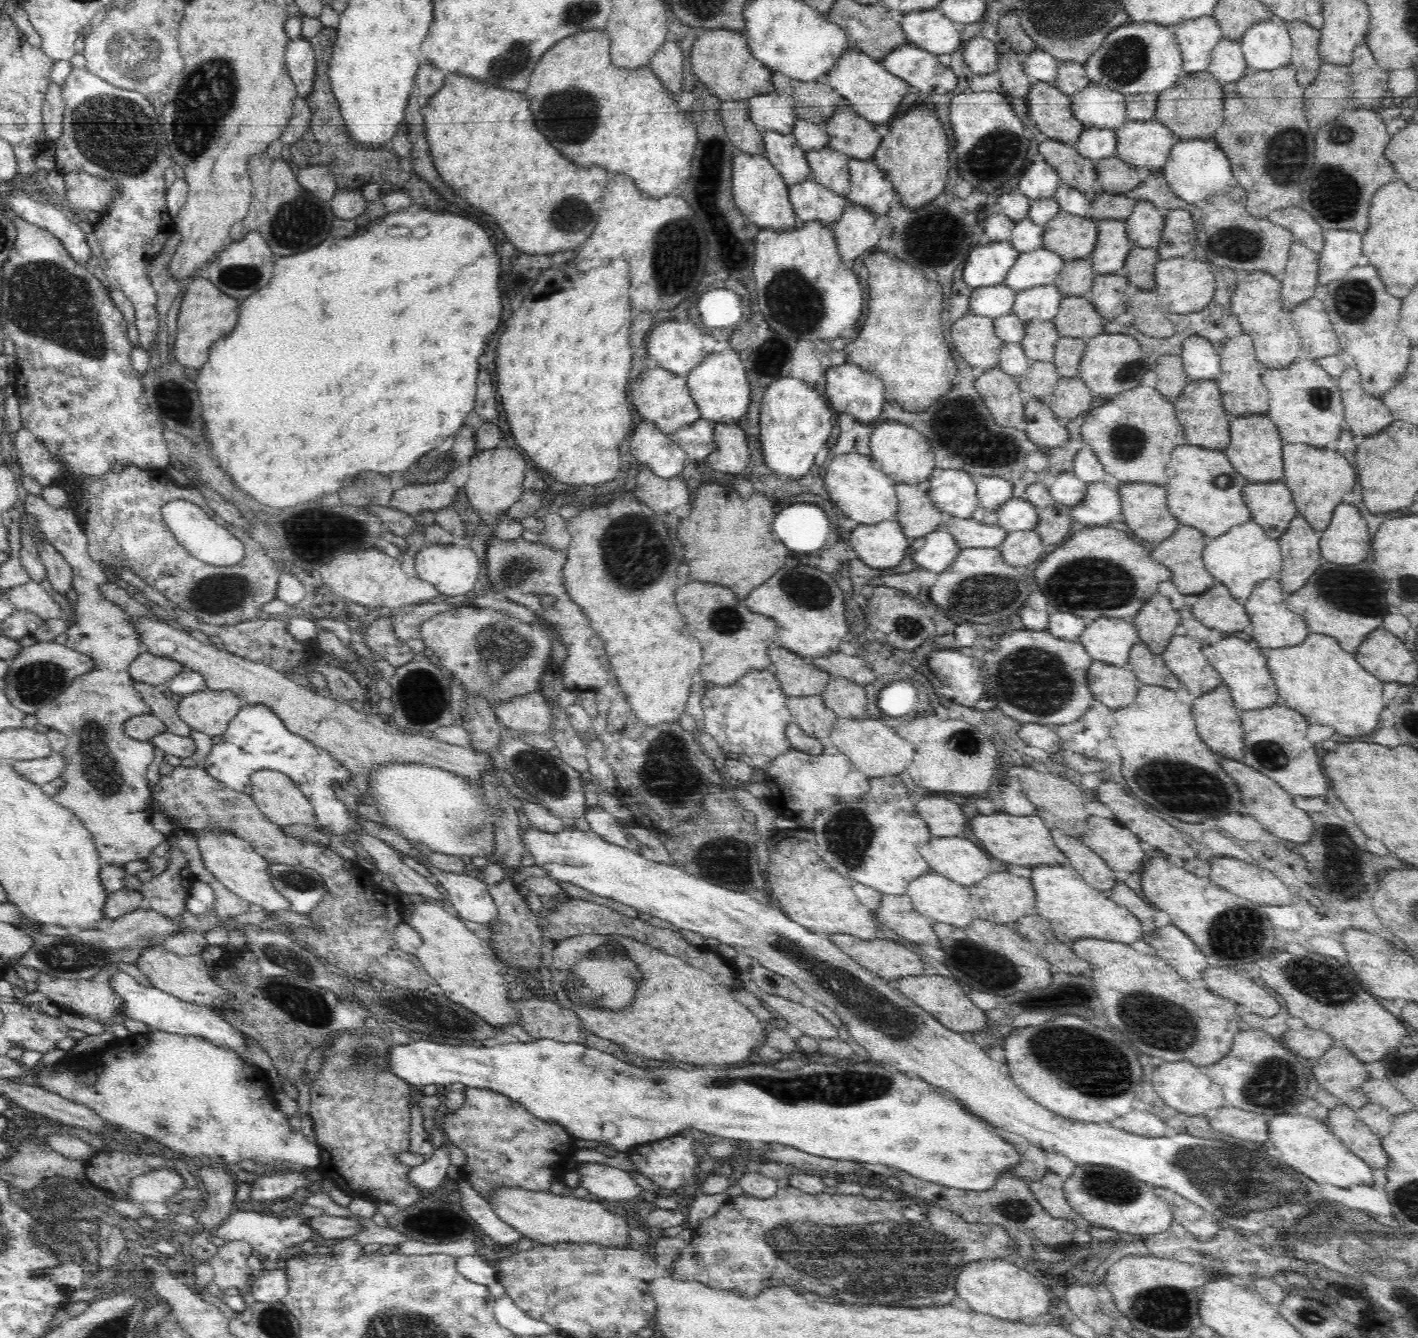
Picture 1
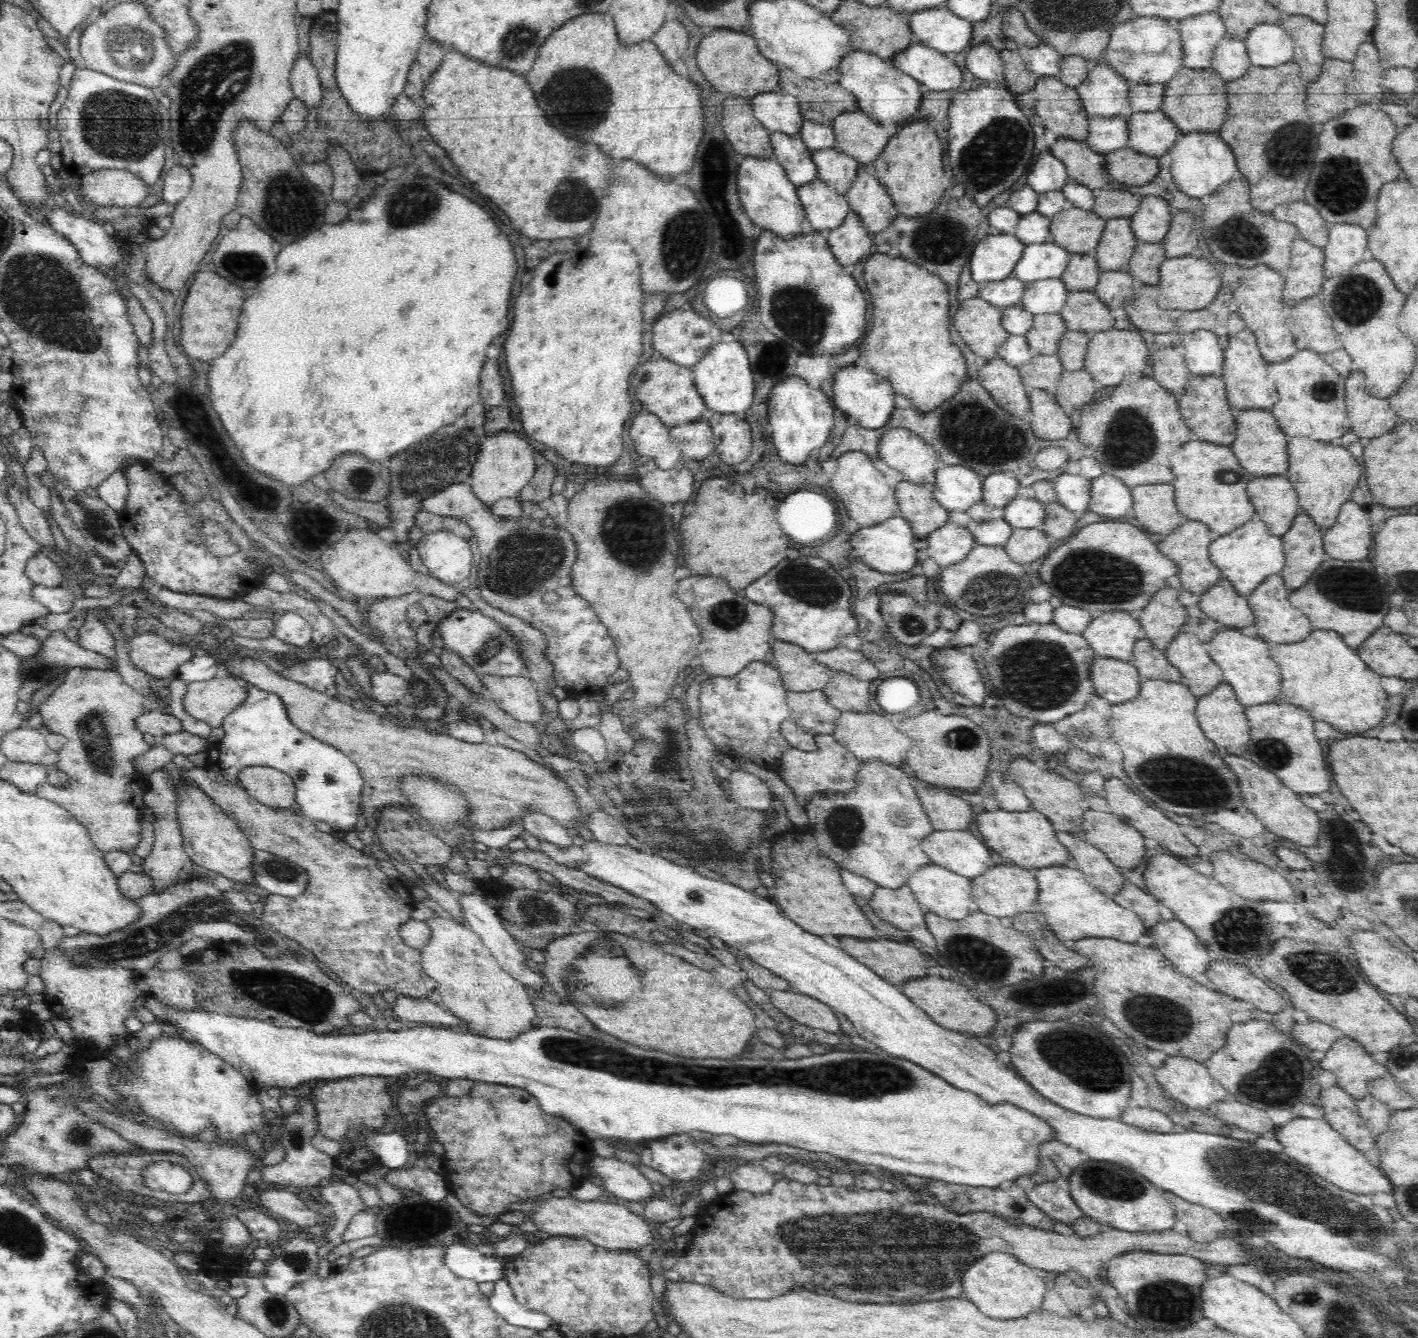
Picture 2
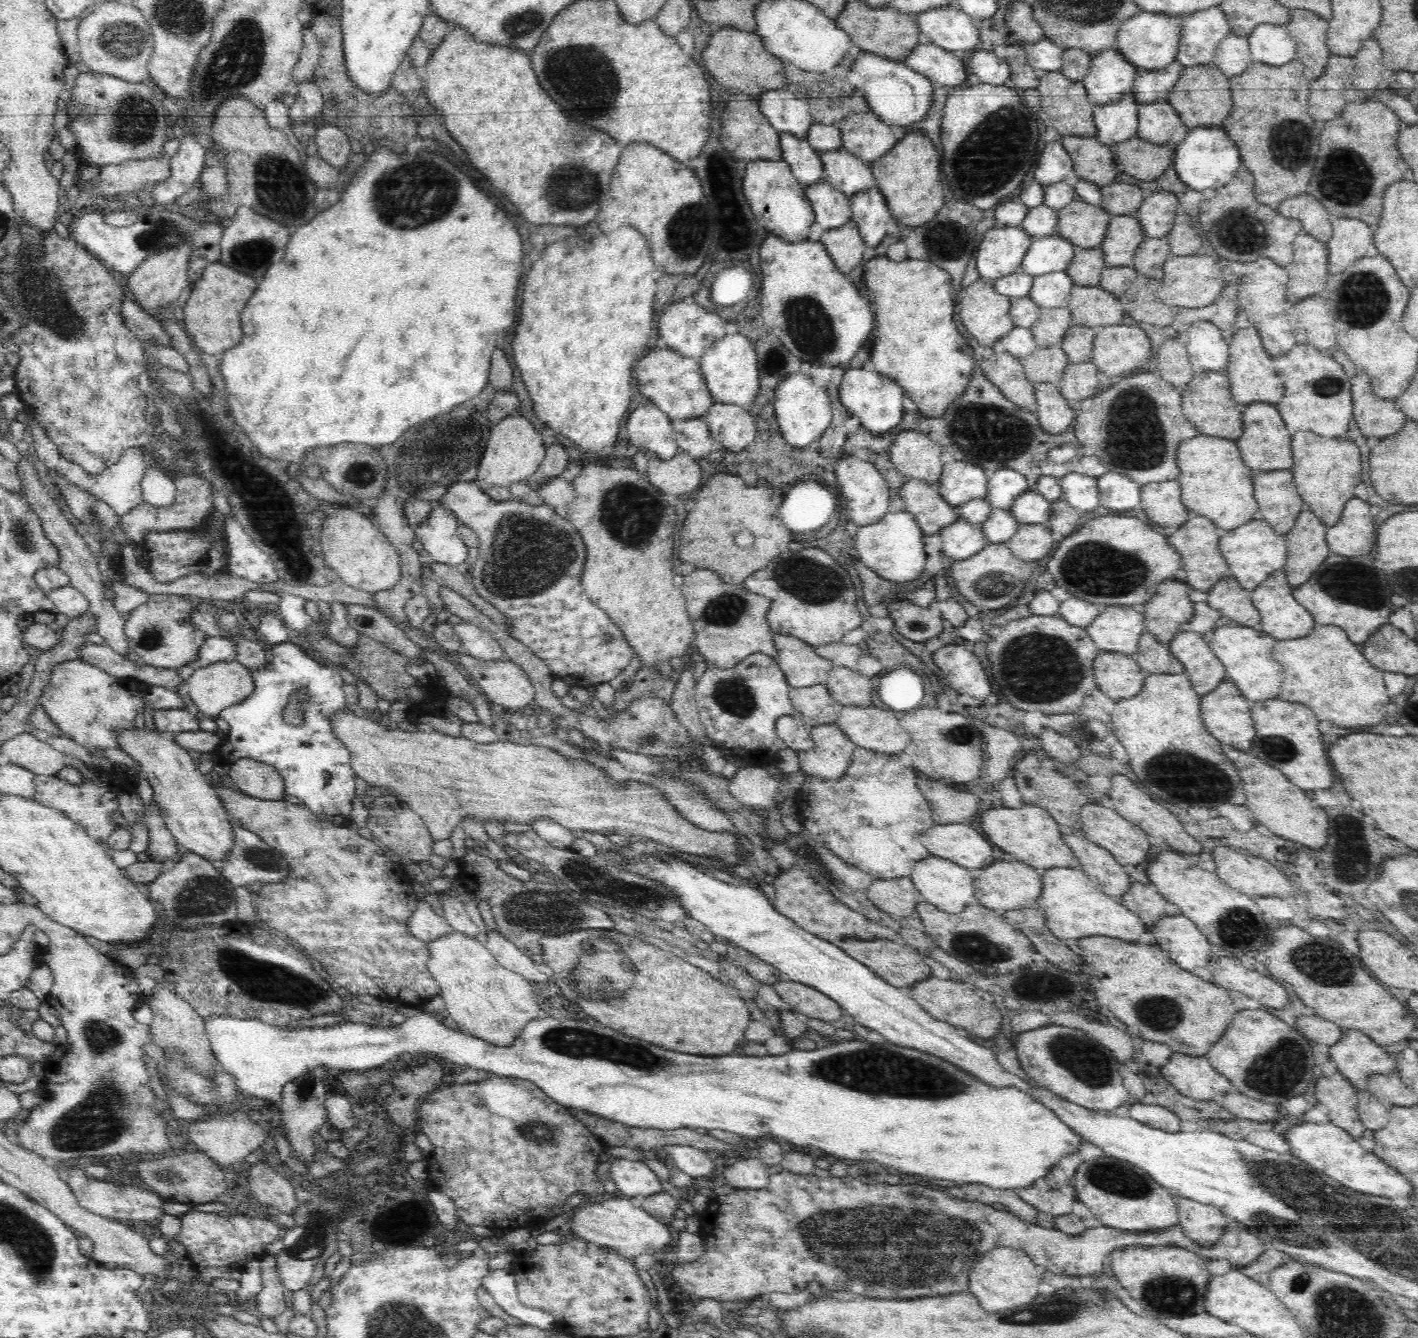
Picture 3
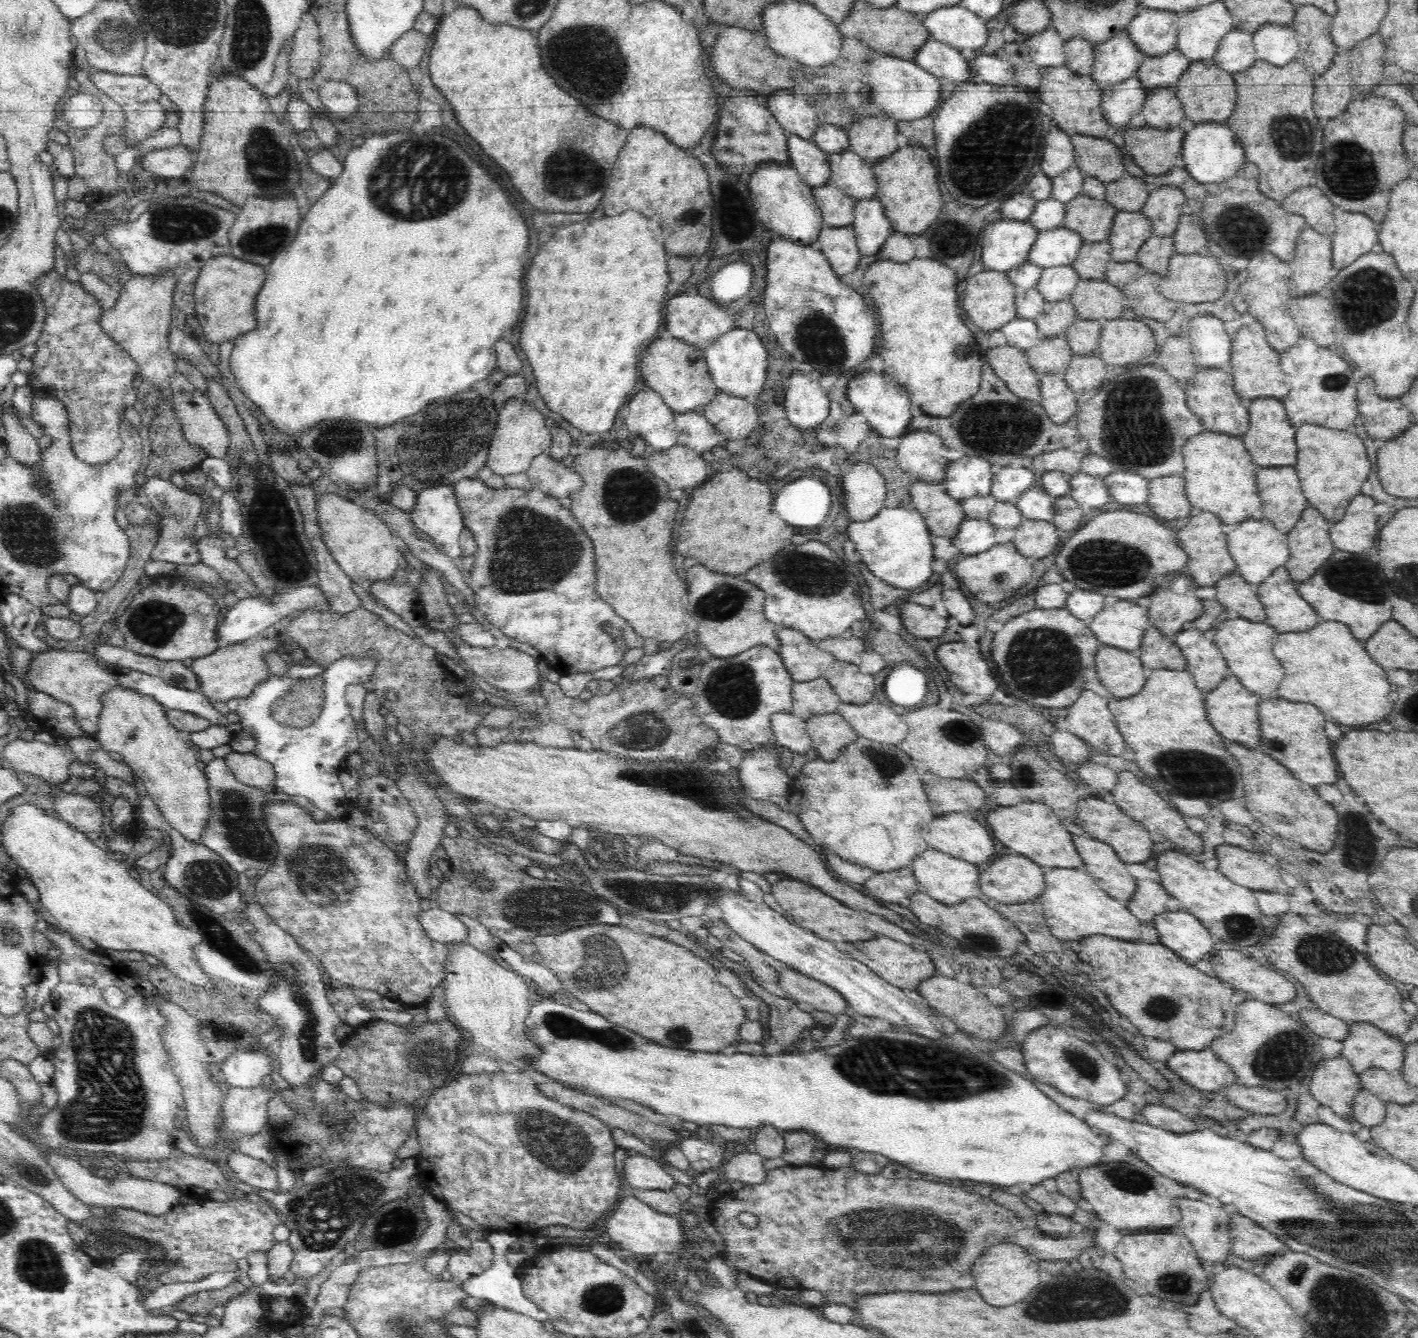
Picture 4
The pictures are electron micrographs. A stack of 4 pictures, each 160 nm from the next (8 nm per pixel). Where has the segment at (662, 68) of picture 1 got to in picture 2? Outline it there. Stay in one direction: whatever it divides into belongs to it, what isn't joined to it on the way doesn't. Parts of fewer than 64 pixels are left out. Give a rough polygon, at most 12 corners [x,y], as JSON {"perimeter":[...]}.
{"perimeter":[[670,16],[651,40],[668,64],[680,63],[688,32]]}

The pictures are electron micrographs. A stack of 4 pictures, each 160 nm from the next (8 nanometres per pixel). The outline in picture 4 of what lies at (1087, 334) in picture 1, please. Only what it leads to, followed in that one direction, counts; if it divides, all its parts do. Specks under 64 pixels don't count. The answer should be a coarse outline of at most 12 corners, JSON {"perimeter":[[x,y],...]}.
{"perimeter":[[1105,278],[1080,279],[1068,300],[1082,320],[1110,320],[1128,308]]}

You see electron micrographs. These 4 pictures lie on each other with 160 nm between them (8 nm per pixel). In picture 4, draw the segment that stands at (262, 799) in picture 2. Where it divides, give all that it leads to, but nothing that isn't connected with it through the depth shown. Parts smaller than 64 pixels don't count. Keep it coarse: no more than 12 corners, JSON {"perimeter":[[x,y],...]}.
{"perimeter":[[232,751],[224,758],[236,781],[270,790],[271,762]]}

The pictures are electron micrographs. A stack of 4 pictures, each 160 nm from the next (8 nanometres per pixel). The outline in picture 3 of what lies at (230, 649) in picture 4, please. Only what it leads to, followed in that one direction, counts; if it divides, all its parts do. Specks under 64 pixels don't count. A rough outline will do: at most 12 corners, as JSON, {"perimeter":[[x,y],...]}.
{"perimeter":[[236,660],[197,669],[182,689],[202,718],[243,702],[252,671]]}

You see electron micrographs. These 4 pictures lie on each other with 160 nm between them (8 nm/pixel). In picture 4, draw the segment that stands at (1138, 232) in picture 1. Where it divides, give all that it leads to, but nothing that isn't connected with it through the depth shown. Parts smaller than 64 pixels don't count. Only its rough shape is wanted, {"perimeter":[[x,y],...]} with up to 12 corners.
{"perimeter":[[1151,189],[1140,212],[1155,236],[1172,236],[1182,207],[1181,189]]}

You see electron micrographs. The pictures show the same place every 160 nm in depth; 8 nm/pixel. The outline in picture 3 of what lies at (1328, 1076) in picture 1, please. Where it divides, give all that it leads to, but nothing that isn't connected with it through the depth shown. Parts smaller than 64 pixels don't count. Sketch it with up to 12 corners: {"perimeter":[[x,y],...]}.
{"perimeter":[[1345,1030],[1329,1058],[1357,1089],[1396,1073],[1396,1056]]}

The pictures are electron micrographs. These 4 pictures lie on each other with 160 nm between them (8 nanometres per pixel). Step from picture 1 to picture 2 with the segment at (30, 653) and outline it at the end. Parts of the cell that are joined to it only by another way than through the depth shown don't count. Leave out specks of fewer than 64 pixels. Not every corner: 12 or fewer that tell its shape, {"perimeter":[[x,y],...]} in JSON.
{"perimeter":[[54,630],[34,658],[22,660],[18,692],[36,690],[72,668],[117,670],[108,657]]}

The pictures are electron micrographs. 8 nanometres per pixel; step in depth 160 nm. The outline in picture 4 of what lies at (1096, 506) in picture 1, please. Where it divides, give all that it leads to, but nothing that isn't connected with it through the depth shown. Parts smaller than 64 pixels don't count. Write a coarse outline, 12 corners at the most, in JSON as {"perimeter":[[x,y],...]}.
{"perimeter":[[1129,470],[1103,477],[1113,504],[1146,504],[1149,481]]}

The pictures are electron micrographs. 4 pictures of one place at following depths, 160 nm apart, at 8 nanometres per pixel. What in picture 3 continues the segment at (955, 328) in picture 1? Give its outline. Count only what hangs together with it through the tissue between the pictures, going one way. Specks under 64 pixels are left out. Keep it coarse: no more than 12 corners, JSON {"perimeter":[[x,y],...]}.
{"perimeter":[[980,278],[959,288],[960,320],[990,348],[1015,327],[1009,296]]}

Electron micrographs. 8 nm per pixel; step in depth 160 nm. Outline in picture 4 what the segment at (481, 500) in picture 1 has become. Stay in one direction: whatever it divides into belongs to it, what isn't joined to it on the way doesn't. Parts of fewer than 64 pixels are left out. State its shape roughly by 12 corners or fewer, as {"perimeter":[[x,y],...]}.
{"perimeter":[[524,398],[498,410],[485,464],[526,473],[551,445],[544,416]]}

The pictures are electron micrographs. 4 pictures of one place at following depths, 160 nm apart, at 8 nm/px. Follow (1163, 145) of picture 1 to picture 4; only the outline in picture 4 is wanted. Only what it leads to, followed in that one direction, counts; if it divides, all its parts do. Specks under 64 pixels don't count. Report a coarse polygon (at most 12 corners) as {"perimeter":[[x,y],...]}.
{"perimeter":[[1171,86],[1150,91],[1146,126],[1178,127],[1185,114]]}

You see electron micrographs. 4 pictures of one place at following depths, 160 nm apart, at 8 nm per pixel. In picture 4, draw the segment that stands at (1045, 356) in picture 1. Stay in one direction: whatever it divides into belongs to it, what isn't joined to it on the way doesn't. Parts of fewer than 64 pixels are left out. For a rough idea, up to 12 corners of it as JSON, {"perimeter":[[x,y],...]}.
{"perimeter":[[1070,300],[1047,304],[1035,318],[1040,339],[1078,318]]}

